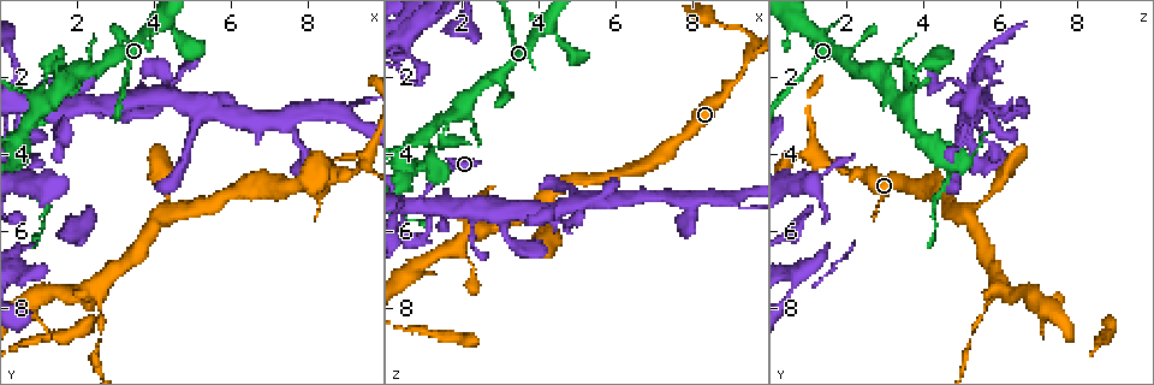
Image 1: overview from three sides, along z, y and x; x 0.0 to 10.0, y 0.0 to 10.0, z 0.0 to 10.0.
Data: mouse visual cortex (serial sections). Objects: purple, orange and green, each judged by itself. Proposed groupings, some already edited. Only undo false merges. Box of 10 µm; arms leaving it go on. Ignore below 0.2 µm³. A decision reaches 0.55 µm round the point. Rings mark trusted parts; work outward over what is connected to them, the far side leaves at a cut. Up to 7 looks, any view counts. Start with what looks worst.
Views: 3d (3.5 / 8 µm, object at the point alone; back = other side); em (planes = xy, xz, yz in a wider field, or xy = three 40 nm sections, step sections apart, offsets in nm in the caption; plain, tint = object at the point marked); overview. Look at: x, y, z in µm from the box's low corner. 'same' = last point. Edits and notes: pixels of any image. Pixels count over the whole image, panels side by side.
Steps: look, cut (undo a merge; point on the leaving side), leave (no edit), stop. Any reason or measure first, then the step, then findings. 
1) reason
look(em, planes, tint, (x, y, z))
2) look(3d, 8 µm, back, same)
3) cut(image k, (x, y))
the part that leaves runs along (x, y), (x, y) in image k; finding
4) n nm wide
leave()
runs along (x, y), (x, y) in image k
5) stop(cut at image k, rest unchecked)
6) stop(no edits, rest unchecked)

thin arm on a thick one
look(3d, 3.5 µm, (0.75, 2.60, 5.40))

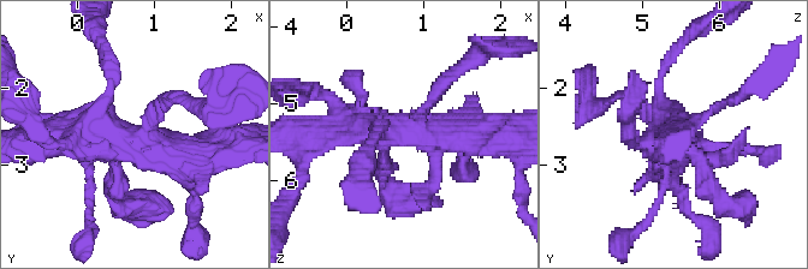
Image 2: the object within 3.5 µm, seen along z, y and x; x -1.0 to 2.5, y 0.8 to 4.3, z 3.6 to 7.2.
need the tissue
look(em, planes, tint, (0.70, 2.65, 5.35))

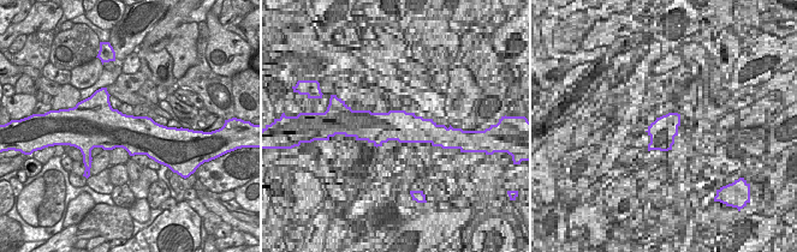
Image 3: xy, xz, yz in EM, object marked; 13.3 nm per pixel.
leave()
runs along (440, 89), (417, 130), (381, 120) in image 2; continuous, no second cell

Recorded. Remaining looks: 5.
two arms in line, one across
look(3d, 8 µm, (8.80, 2.95, 5.10))

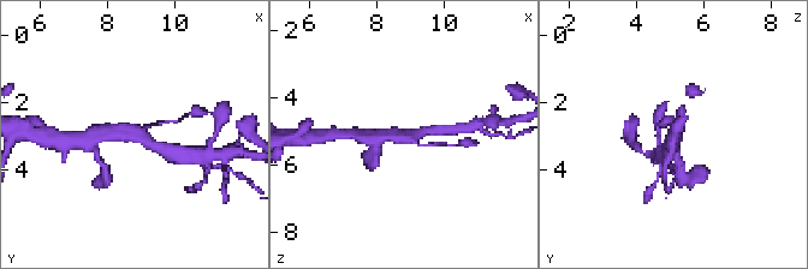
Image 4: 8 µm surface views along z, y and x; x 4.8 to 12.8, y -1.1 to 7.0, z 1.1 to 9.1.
closer look
look(3d, 3.5 µm, back, same)

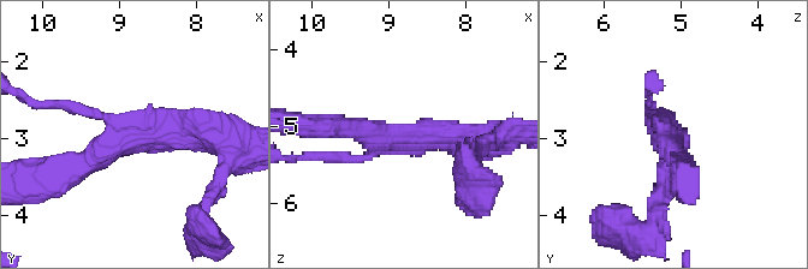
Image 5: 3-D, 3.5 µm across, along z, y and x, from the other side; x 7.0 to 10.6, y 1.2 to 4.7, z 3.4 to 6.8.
3 arms; arms of 150, 250, 300 nm
look(em, planes, tint, (8.80, 2.95, 5.15))

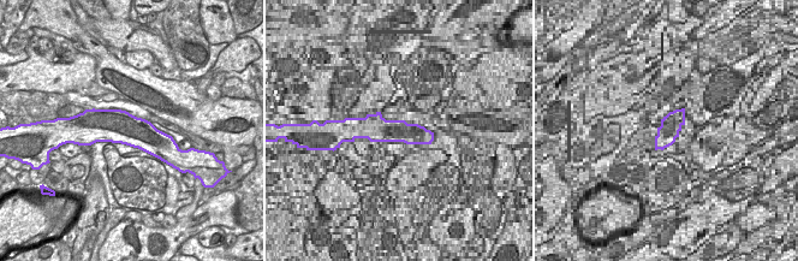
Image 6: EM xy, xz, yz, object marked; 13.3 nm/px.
leave()
runs along (212, 135), (134, 135), (64, 167) in image 5; one cell here

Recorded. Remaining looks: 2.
look(3d, 3.5 µm, (2.50, 7.40, 5.95))

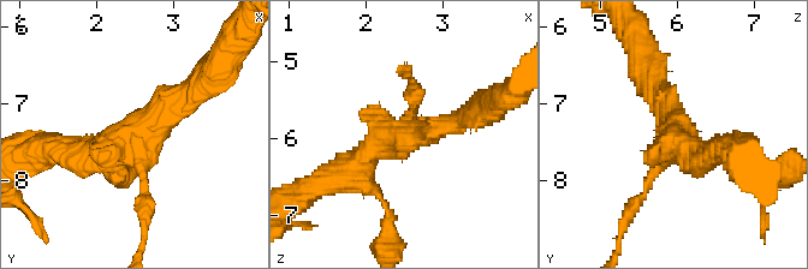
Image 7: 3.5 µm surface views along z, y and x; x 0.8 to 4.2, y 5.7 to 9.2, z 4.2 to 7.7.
look(em, xy, step 3, tint, (2.45, 7.45, 6.00))

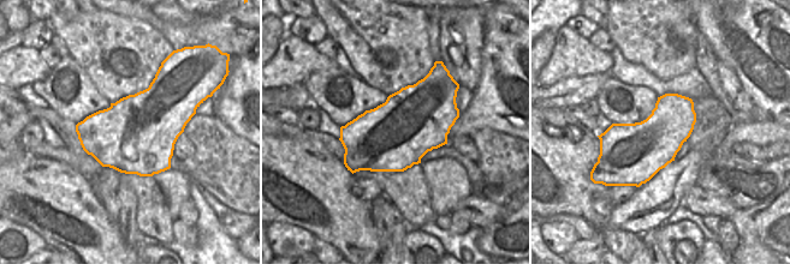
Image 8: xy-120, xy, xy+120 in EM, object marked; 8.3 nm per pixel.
leave()
runs along (191, 95), (99, 157), (65, 154) in image 7; continuous, no second cell

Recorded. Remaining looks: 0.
stop(no edits, rest unchecked)

